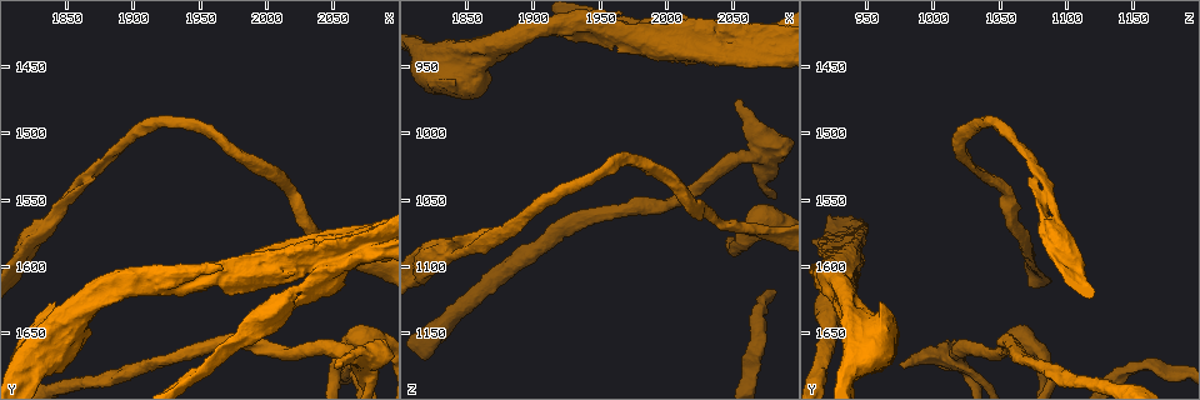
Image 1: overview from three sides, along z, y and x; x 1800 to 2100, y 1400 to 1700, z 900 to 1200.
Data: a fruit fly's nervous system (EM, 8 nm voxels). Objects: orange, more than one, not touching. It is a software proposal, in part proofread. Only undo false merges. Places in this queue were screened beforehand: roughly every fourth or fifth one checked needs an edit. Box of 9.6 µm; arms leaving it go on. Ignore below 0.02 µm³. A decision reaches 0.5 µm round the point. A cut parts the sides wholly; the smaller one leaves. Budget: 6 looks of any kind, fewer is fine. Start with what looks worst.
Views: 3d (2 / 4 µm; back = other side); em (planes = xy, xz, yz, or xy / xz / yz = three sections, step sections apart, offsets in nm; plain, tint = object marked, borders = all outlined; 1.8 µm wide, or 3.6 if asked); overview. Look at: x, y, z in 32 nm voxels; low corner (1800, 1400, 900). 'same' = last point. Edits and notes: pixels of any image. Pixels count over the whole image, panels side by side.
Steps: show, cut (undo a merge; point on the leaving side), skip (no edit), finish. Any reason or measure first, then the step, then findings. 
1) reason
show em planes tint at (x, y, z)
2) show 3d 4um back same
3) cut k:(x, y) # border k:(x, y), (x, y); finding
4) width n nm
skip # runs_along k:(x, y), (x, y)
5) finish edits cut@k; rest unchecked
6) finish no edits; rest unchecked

calibre changes
show 3d 4um at (2036, 1602, 926)

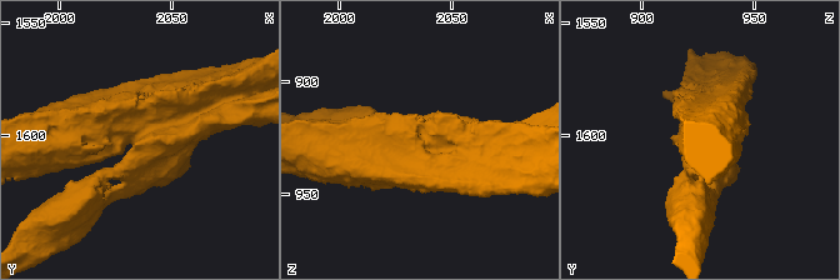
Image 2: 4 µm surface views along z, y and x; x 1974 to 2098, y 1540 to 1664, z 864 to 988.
need the tissue
show em yz step 16 tint at (2038, 1601, 927)

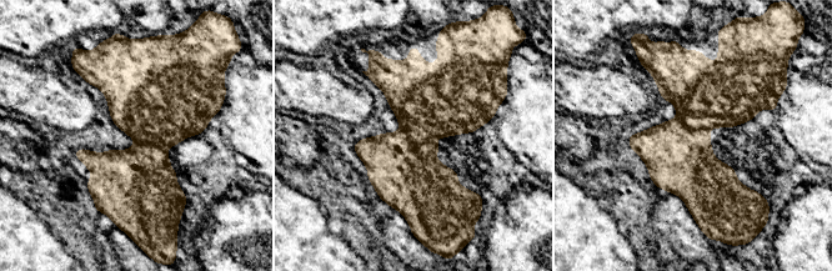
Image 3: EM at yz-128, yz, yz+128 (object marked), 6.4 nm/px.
cut 3:(406, 175) # border 3:(401, 128), (417, 142), (432, 139); two neurons meet here

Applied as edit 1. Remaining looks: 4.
four or more arms meet
show em yz step 4 tint at (2070, 1668, 1016)

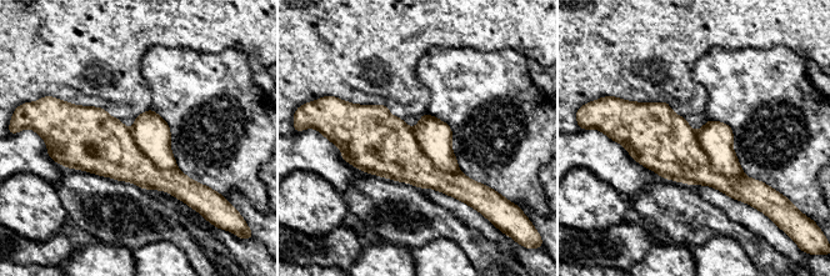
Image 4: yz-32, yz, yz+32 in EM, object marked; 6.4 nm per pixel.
cut it another way
show em planes tint same

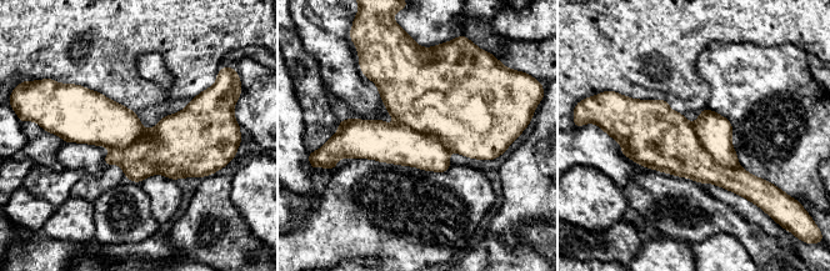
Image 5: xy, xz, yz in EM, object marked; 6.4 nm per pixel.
width 320 nm
cut 5:(673, 146) # border 5:(693, 125), (716, 164), (739, 167); a second neuron is stuck on

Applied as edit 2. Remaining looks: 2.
finish edits cut@3, cut@5; rest unchecked

